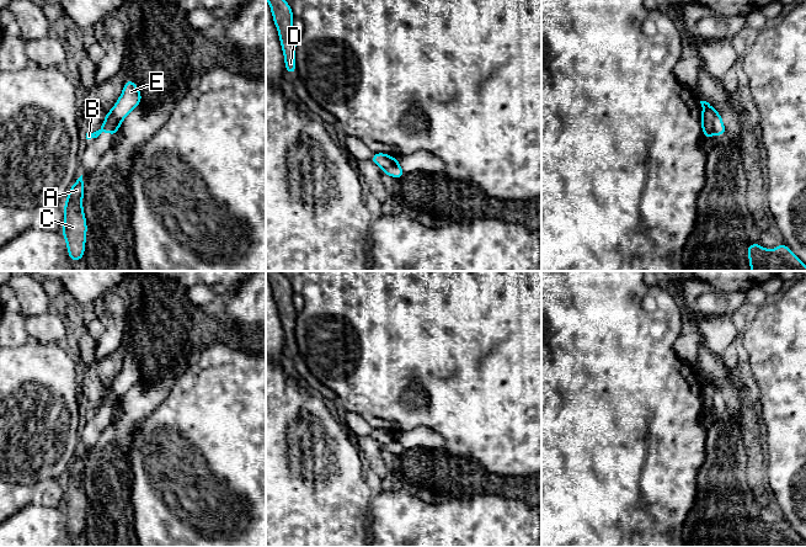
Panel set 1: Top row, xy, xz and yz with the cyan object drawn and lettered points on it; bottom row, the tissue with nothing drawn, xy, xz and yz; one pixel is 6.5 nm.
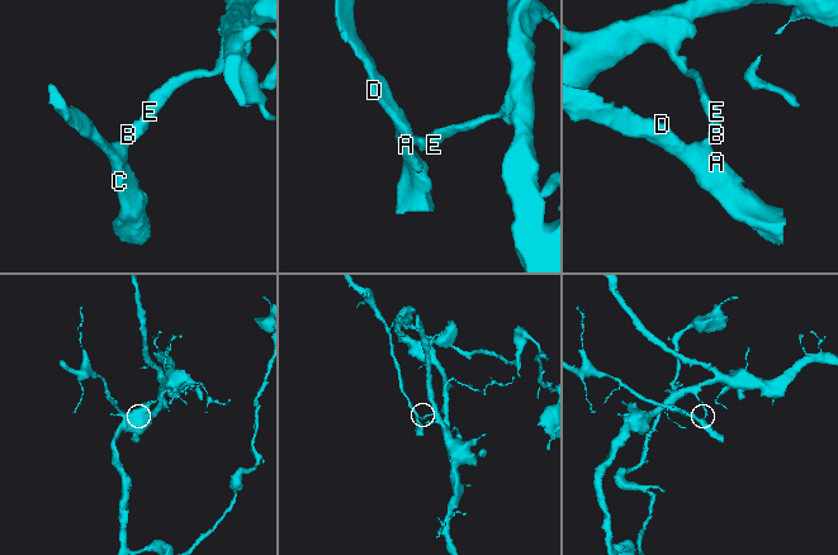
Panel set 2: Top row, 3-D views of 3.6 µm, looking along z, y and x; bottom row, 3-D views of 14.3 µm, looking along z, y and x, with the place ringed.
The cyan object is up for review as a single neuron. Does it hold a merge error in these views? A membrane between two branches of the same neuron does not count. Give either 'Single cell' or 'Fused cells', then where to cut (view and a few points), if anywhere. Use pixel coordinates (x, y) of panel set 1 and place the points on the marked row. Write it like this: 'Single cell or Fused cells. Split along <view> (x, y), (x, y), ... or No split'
Fused cells. Split along yz (703, 109), (713, 113), (713, 133)

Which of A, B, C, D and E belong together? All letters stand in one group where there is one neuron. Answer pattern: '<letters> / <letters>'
A B C D / E

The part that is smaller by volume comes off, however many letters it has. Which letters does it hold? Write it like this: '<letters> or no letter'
A, B, C, D

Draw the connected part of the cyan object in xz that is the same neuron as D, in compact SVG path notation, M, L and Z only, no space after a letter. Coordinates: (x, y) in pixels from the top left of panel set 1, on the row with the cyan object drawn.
M267 0L271 7L273 22L279 34L279 42L284 55L285 75L294 74L295 64L295 46L298 34L293 30L294 15L290 5L285 0Z

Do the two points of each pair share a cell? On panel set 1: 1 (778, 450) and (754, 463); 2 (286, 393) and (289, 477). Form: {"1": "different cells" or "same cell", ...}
{"1": "different cells", "2": "same cell"}

